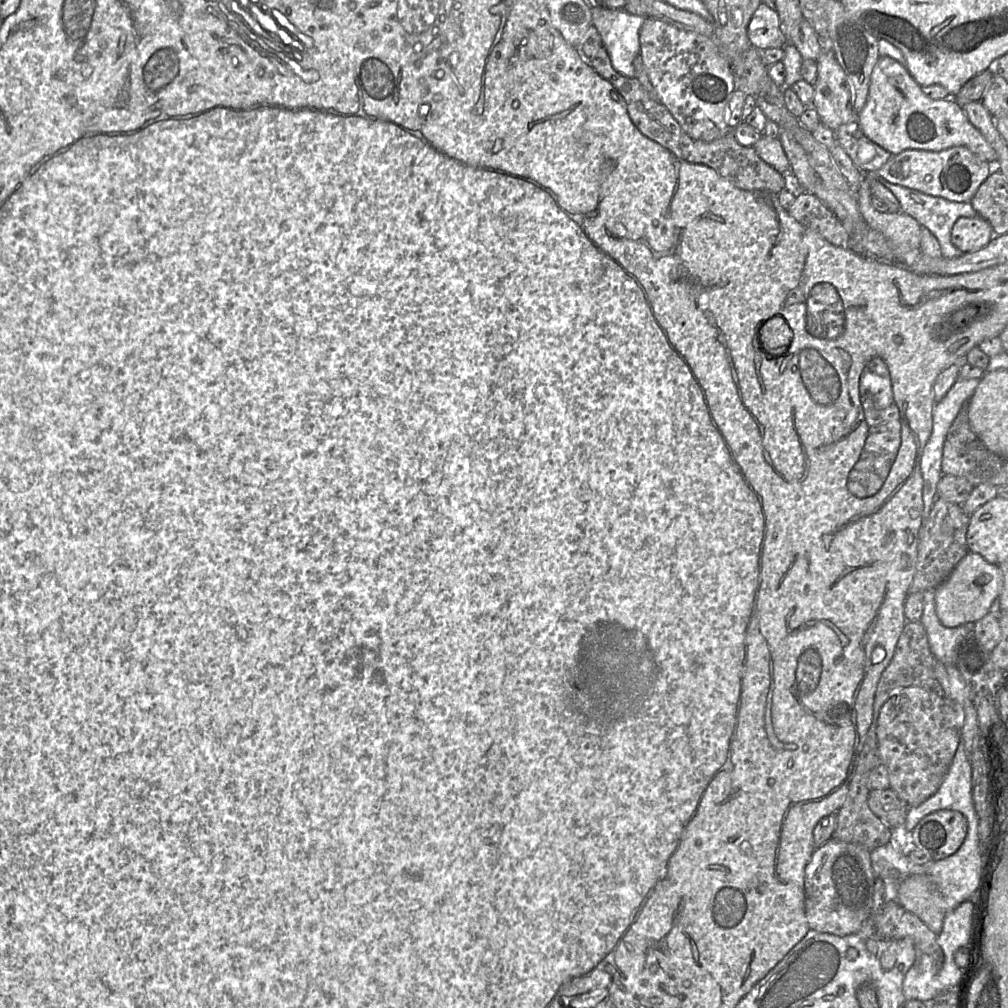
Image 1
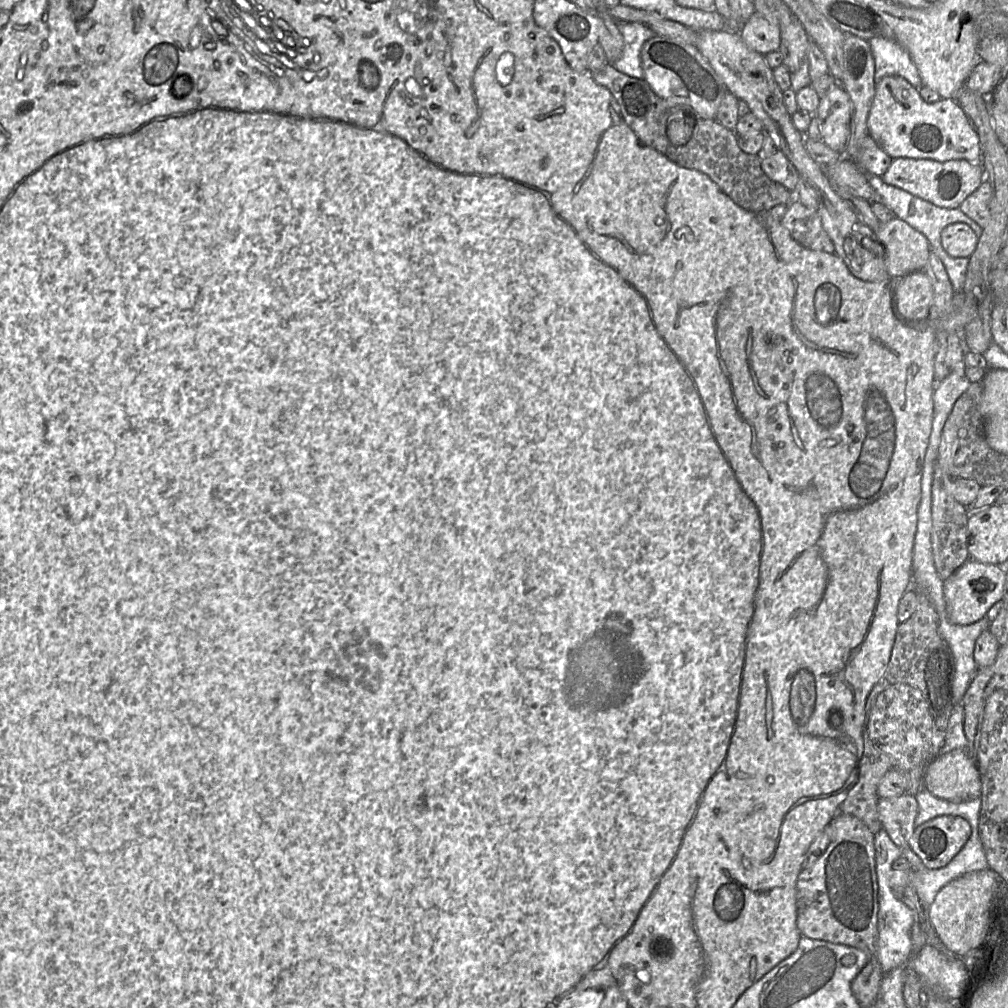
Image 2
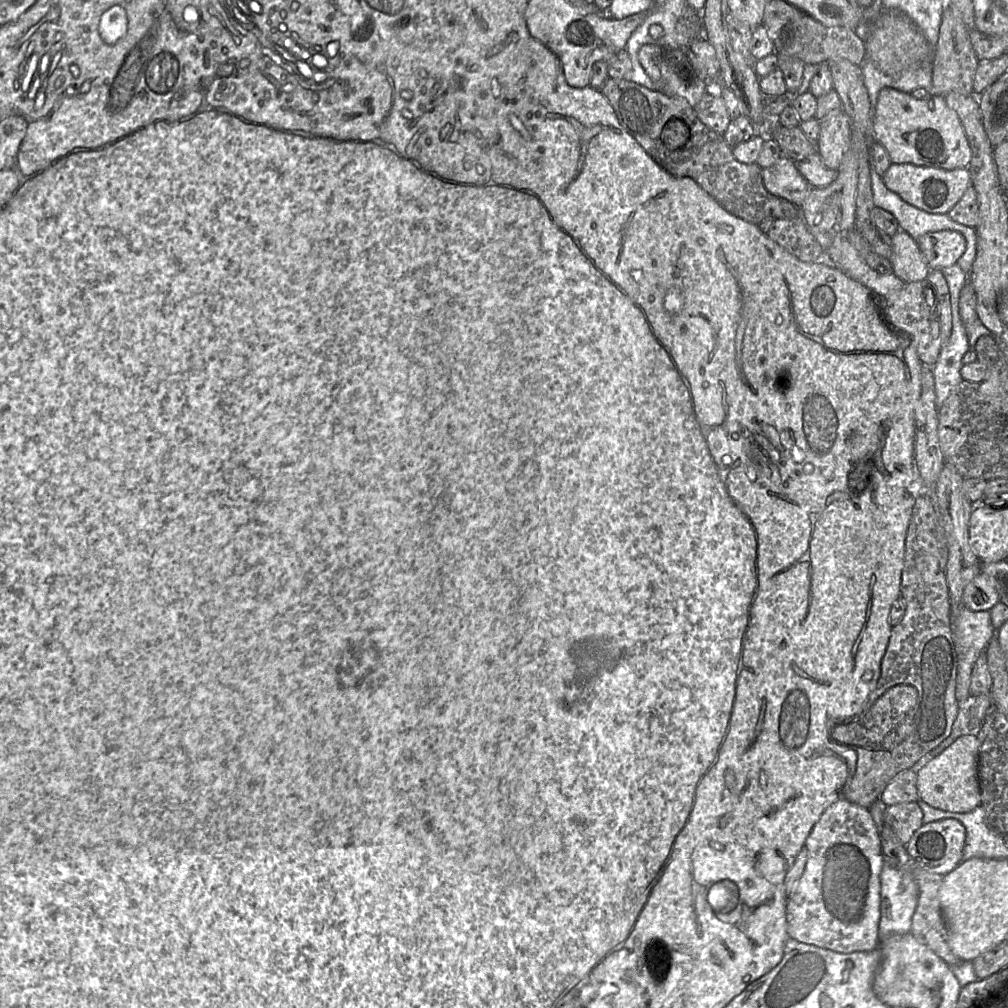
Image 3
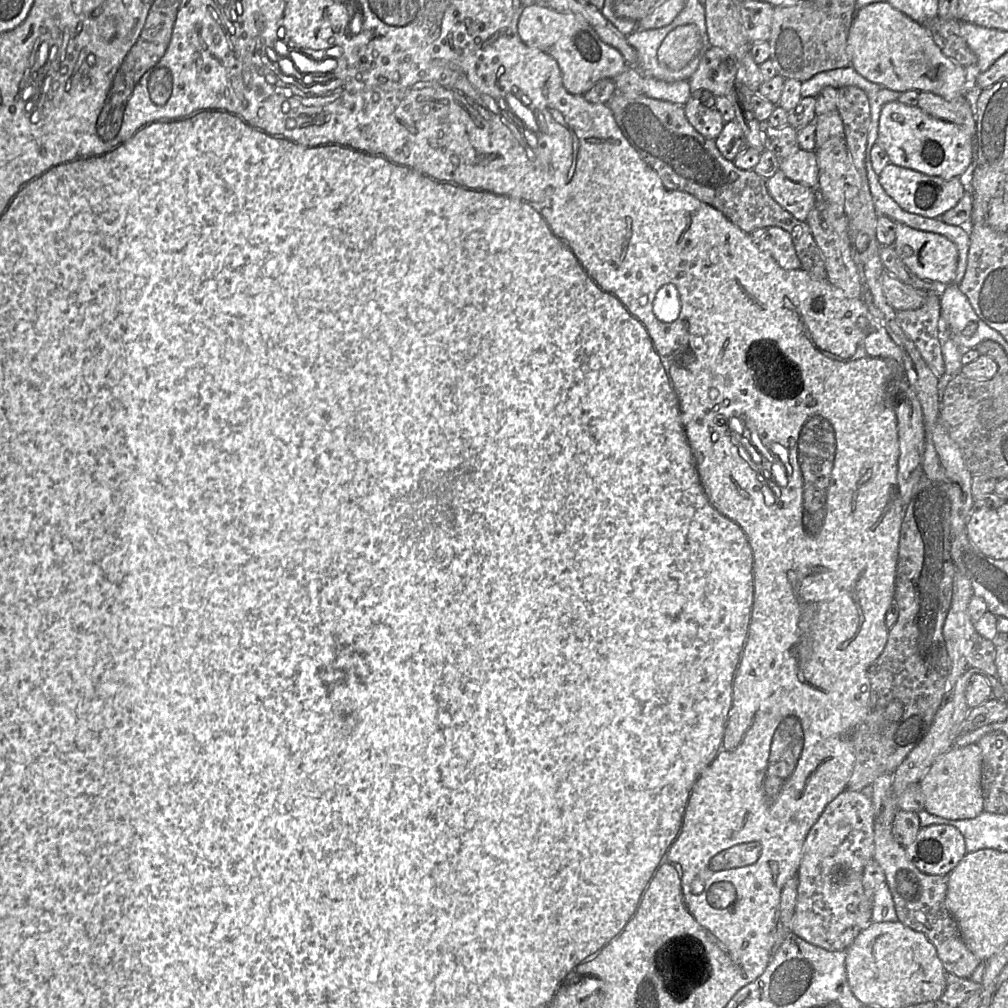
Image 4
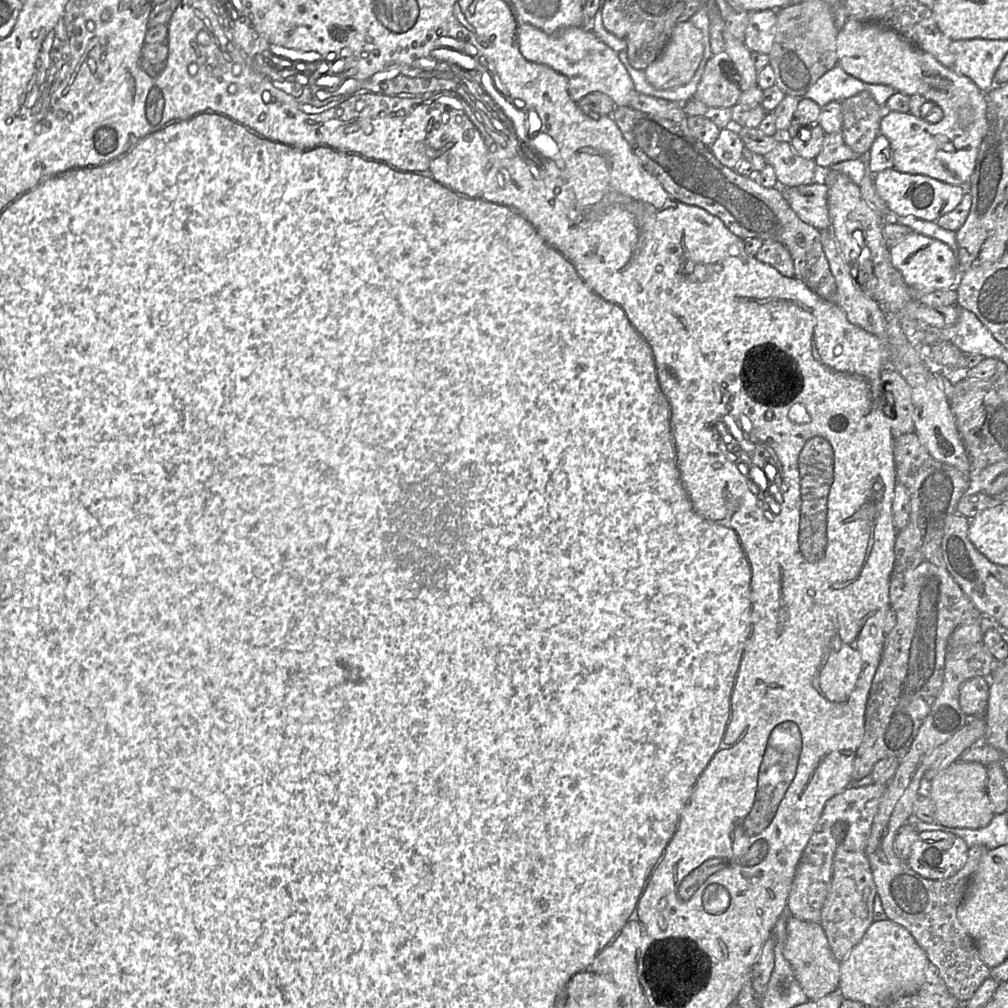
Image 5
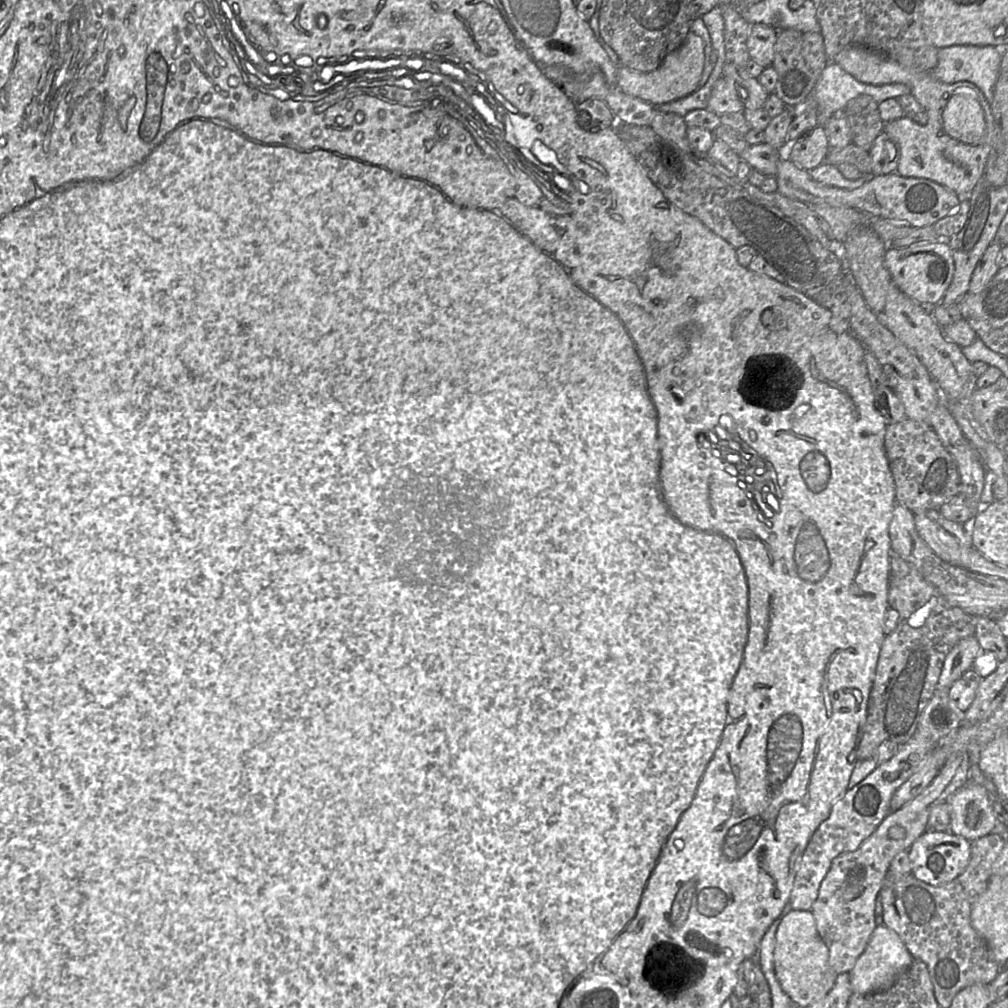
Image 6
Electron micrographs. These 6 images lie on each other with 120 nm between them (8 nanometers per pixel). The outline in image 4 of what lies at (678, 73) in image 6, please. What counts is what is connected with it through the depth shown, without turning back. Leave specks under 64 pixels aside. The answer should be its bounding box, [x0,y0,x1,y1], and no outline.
[657,24,701,70]

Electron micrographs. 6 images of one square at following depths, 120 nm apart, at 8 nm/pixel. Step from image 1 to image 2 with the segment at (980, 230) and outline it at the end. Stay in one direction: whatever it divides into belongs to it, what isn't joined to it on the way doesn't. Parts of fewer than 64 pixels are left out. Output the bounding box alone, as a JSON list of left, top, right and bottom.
[941,222,979,257]

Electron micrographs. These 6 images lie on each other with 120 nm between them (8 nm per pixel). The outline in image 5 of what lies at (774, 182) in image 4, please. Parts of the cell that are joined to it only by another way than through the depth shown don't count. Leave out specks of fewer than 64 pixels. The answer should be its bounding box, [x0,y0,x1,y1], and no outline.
[781,183,830,230]

